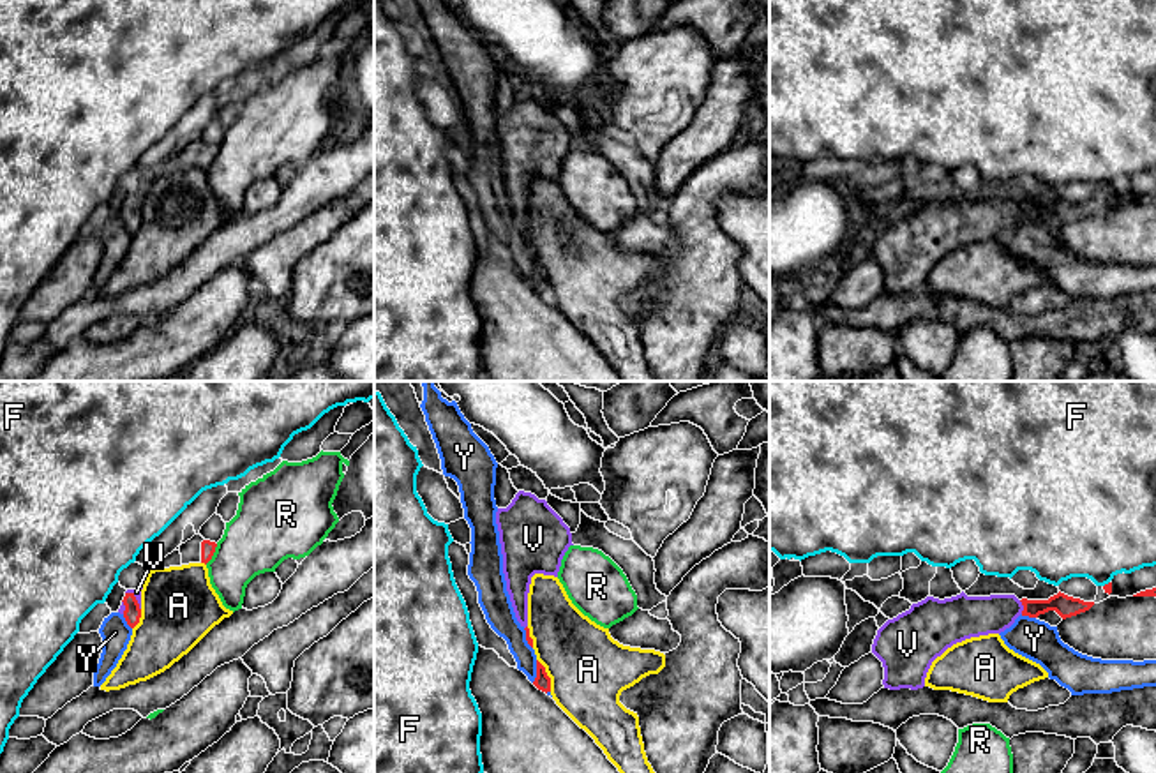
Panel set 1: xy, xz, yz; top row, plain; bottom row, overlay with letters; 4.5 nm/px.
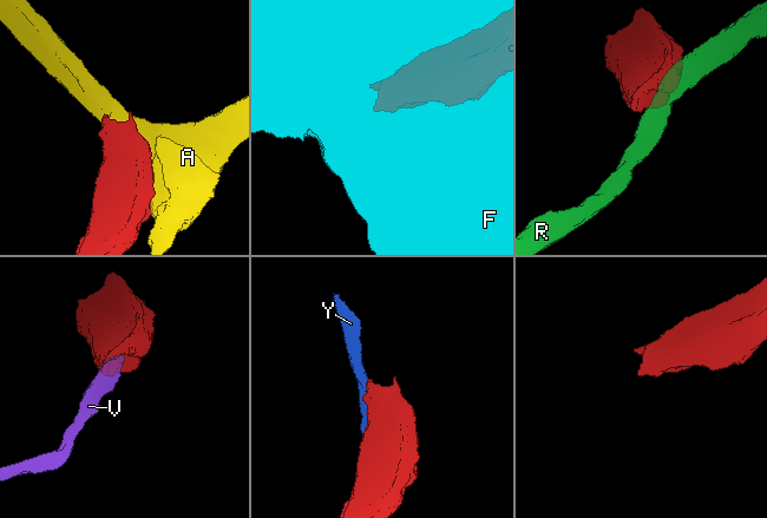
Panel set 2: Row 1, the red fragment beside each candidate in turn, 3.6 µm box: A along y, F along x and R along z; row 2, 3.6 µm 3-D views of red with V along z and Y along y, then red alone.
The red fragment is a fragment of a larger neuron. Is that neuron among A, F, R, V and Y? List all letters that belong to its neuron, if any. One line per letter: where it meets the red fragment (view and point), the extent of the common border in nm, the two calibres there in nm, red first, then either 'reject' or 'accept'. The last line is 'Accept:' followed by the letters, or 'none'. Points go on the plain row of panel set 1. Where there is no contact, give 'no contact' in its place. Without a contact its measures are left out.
A: xz (546, 279) | 170 nm | 80/360 nm | reject
F: yz (1105, 189) | 40 nm | 40/440 nm | reject
R: xy (212, 159) | 110 nm | 60/300 nm | reject
V: yz (1024, 212) | 70 nm | 100/190 nm | accept
Y: xz (537, 276) | 110 nm | 80/110 nm | reject
Accept: V

